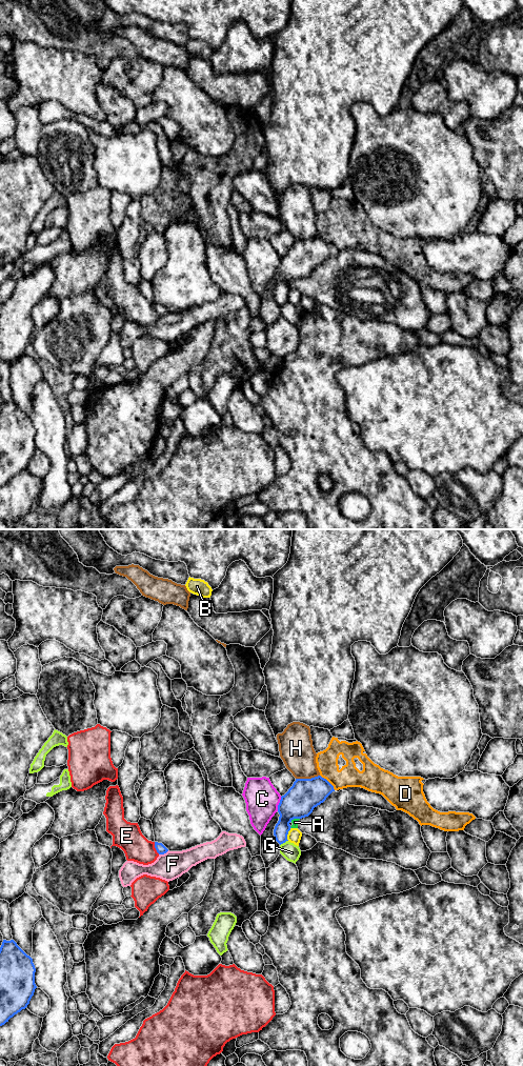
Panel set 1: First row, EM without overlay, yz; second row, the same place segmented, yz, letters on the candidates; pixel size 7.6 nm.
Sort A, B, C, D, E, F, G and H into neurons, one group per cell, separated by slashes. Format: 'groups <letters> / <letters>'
groups A / B / C / D / E / F / G / H

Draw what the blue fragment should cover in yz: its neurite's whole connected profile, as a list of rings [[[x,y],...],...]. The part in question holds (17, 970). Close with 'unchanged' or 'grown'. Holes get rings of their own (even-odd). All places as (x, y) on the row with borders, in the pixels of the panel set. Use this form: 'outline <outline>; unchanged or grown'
outline [[[3,940],[0,947],[0,1026],[25,1009],[35,989],[36,968],[14,940]]]; unchanged

